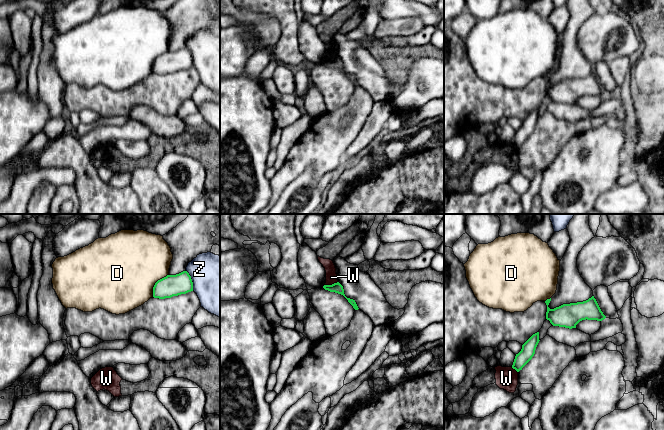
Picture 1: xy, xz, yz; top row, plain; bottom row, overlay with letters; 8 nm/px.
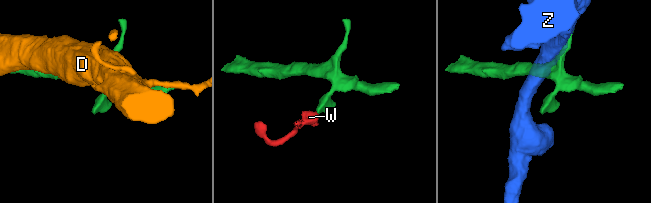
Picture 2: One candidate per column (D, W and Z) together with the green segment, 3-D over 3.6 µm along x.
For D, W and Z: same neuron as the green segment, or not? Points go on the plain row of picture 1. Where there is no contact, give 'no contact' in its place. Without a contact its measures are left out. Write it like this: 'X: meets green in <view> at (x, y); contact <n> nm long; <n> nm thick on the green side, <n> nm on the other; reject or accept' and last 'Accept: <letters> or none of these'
D: meets green in xy at (155, 59); contact 220 nm long; 180 nm thick on the green side, 500 nm on the other; reject
W: meets green in xz at (332, 60); contact 110 nm long; 80 nm thick on the green side, 100 nm on the other; reject
Z: meets green in xy at (191, 56); contact 180 nm long; 180 nm thick on the green side, 420 nm on the other; reject
Accept: none of these

